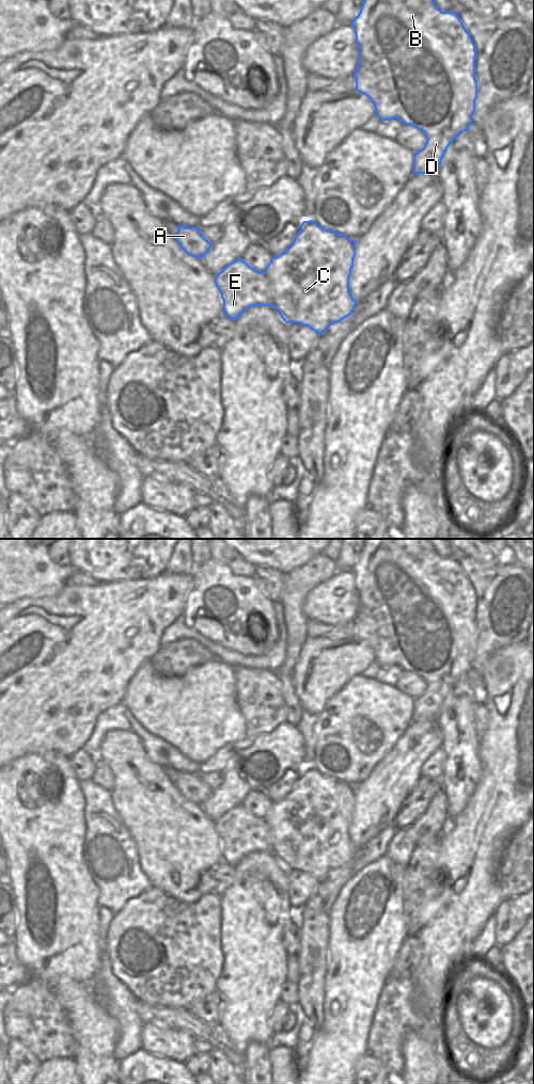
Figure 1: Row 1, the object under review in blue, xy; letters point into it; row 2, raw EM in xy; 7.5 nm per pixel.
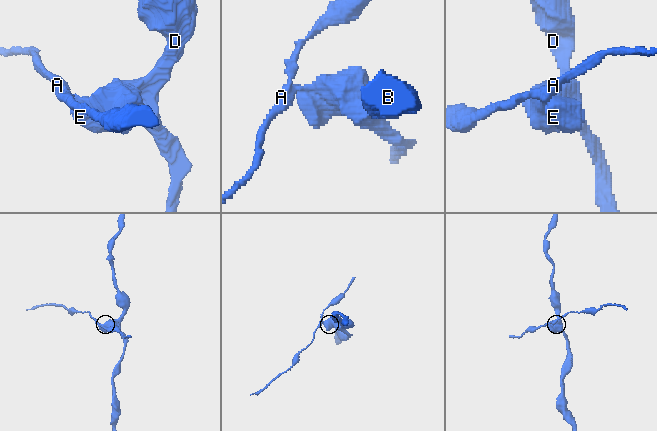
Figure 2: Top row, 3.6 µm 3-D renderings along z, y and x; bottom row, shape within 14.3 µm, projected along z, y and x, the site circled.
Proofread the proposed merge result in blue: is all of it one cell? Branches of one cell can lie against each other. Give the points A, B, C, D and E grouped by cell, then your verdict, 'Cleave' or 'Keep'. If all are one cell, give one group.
Groups: A B C D / E. Cleave.

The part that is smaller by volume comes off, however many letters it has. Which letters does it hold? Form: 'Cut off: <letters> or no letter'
Cut off: E

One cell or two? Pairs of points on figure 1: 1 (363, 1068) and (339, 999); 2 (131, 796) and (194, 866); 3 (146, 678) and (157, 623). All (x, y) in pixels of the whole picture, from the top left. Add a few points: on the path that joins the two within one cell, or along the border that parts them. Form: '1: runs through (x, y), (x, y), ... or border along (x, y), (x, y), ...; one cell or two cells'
1: border along (366, 1053), (358, 1058), (355, 1072); two cells
2: runs through (148, 813), (176, 841), (177, 849); one cell
3: border along (150, 659), (145, 660), (131, 678); two cells

